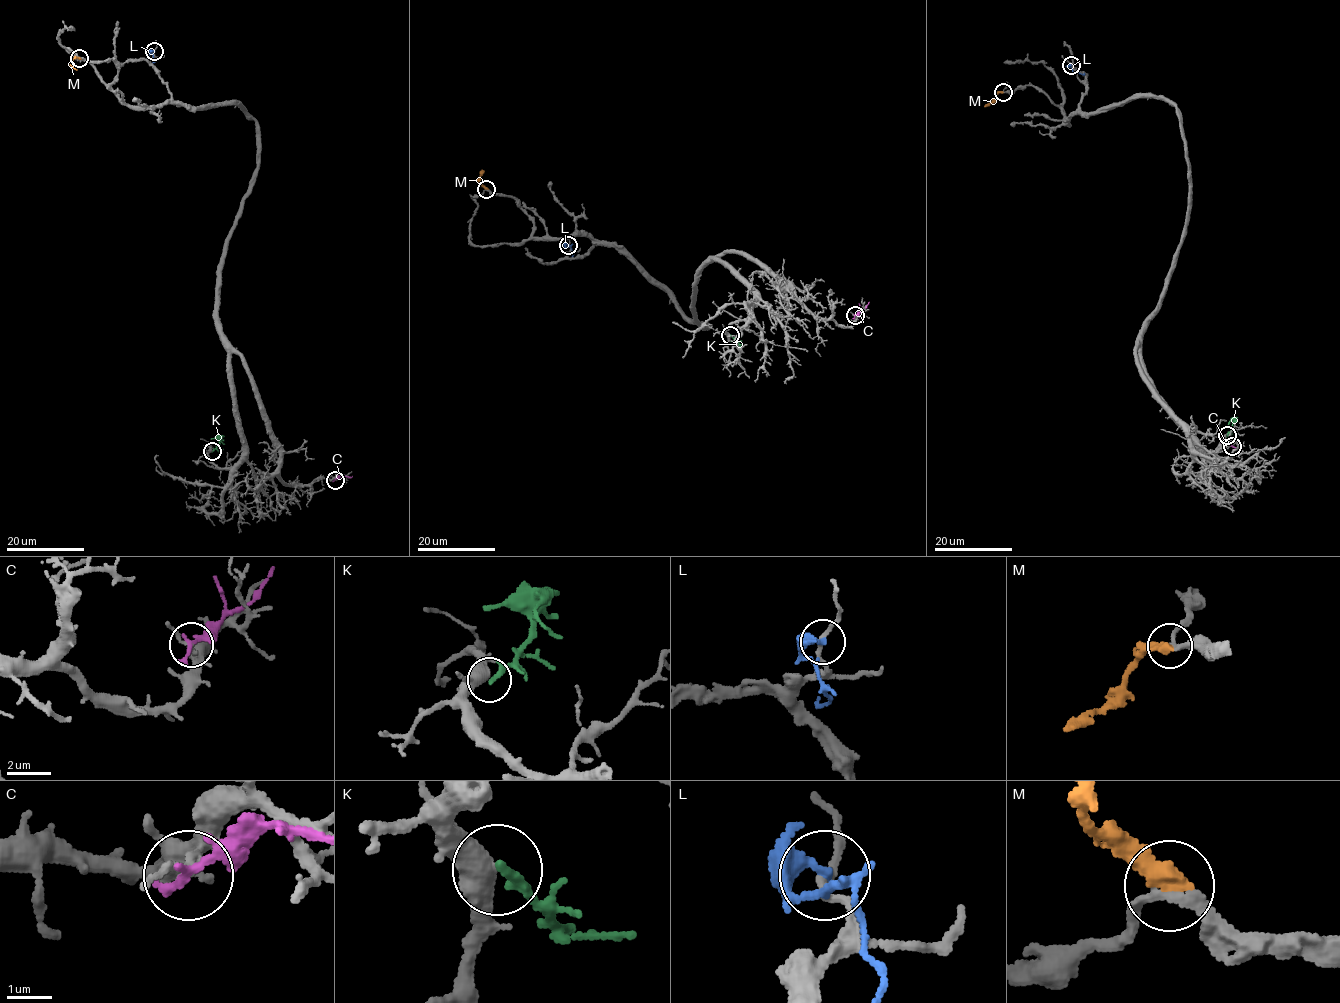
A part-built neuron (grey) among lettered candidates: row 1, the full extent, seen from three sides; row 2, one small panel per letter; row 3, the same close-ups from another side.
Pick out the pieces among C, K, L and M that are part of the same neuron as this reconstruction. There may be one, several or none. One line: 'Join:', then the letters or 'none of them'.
Join: M

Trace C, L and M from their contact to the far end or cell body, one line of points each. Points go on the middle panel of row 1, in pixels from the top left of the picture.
C: (855, 315), (869, 302)
L: (568, 245), (565, 245), (571, 247), (571, 258)
M: (486, 189), (479, 183), (483, 170)

